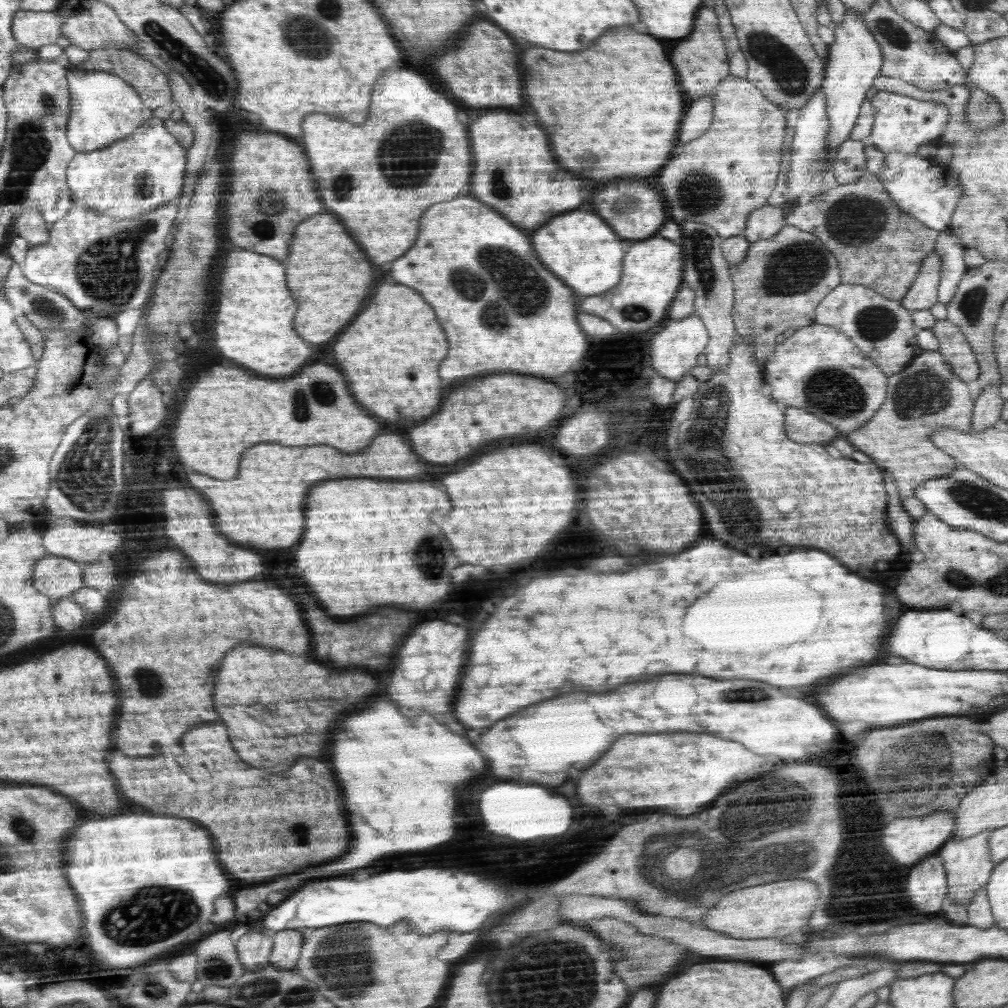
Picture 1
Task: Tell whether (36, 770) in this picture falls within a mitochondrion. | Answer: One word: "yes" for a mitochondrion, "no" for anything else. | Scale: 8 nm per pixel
no

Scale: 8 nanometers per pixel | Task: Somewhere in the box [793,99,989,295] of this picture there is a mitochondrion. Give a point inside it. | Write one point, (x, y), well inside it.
(871, 228)

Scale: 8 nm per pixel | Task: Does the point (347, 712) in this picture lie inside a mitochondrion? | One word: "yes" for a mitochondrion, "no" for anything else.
no

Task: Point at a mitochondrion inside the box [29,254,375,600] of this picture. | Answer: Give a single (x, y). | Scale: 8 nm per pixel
(84, 477)

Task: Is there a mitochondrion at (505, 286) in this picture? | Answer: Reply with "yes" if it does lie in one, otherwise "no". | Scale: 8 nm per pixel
yes

